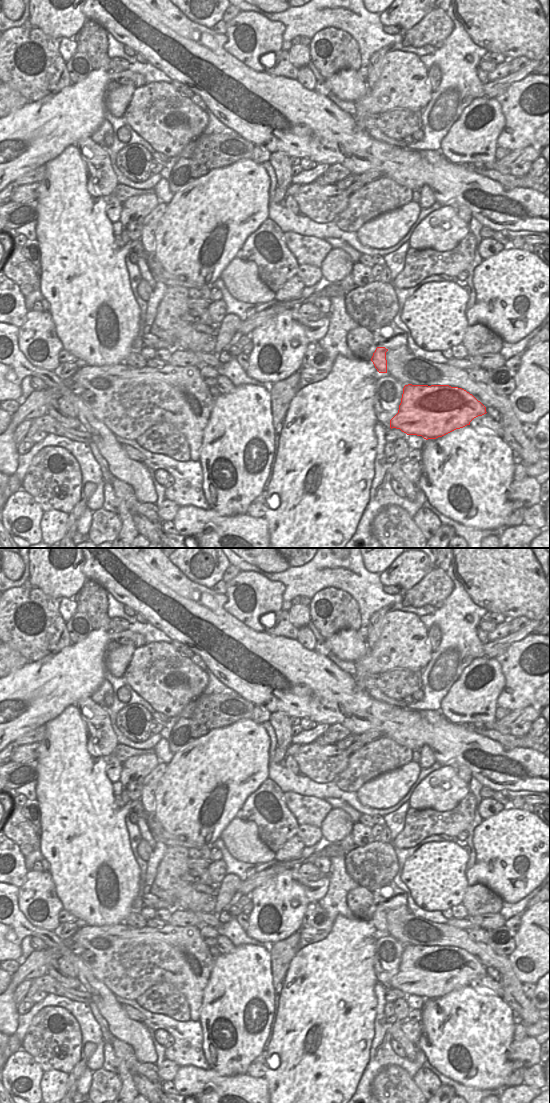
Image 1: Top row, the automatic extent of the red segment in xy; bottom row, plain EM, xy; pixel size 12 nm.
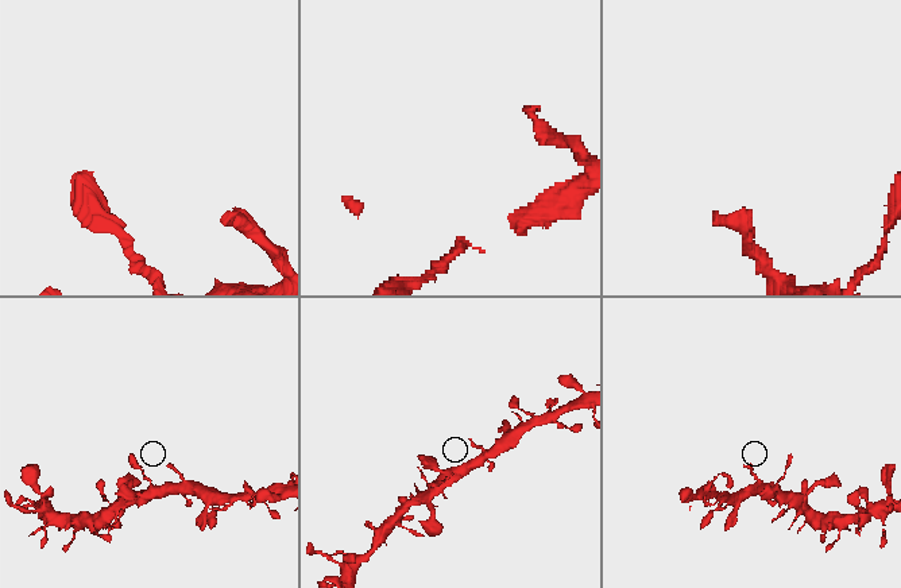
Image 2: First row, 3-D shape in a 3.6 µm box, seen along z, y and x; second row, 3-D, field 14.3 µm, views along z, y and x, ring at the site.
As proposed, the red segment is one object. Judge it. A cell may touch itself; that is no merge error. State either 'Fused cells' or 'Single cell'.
Single cell

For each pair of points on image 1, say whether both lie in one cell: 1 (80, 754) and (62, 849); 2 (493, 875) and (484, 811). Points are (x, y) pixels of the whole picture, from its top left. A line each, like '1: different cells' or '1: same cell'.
1: same cell
2: different cells

